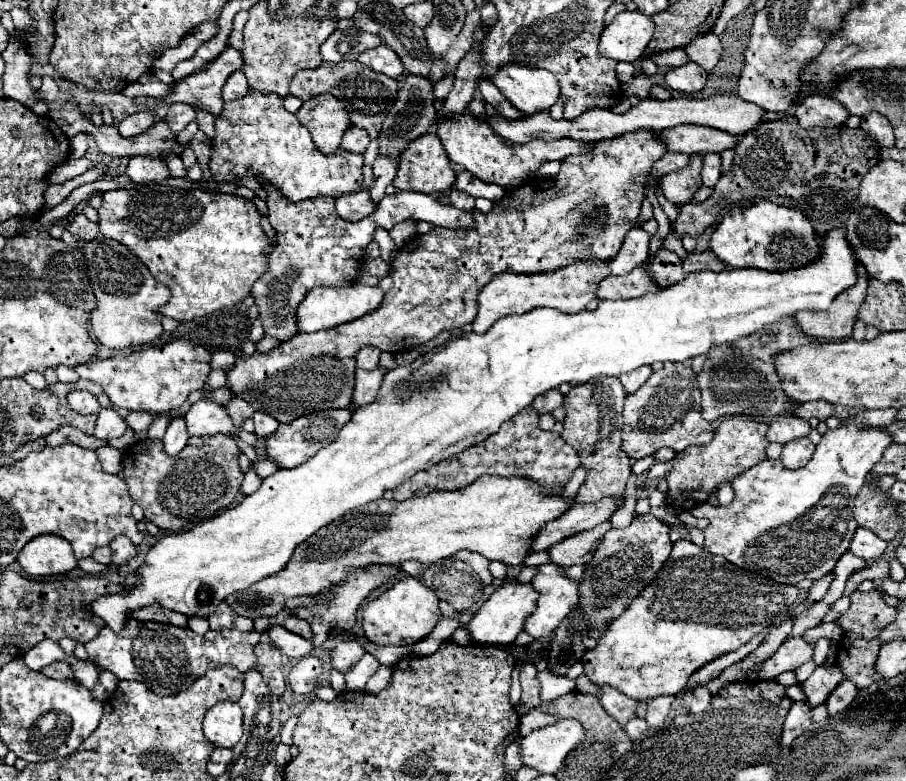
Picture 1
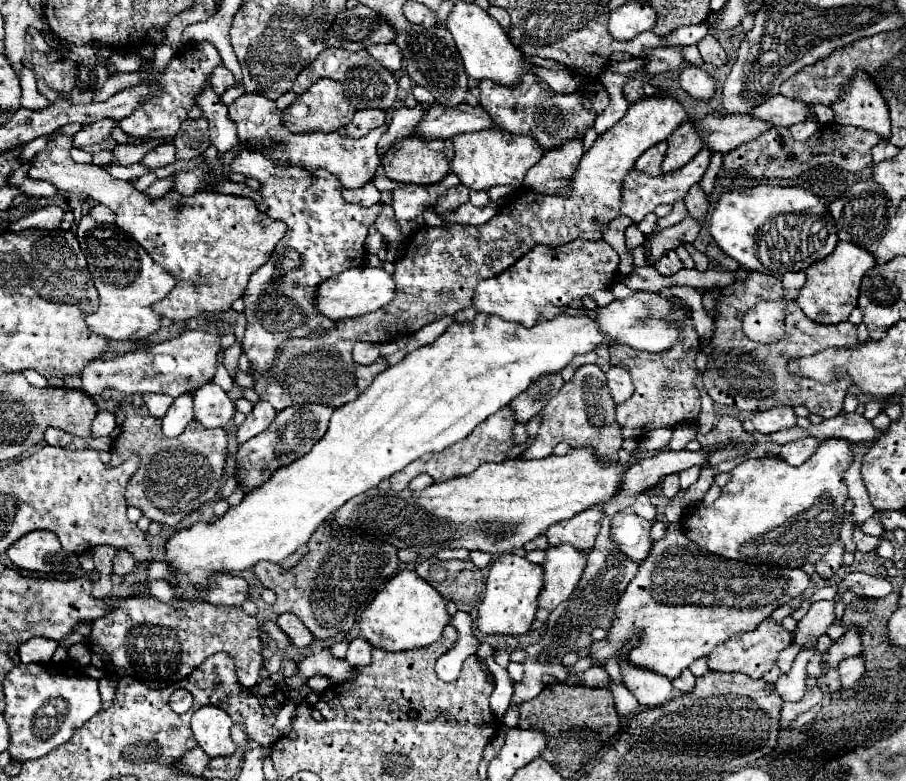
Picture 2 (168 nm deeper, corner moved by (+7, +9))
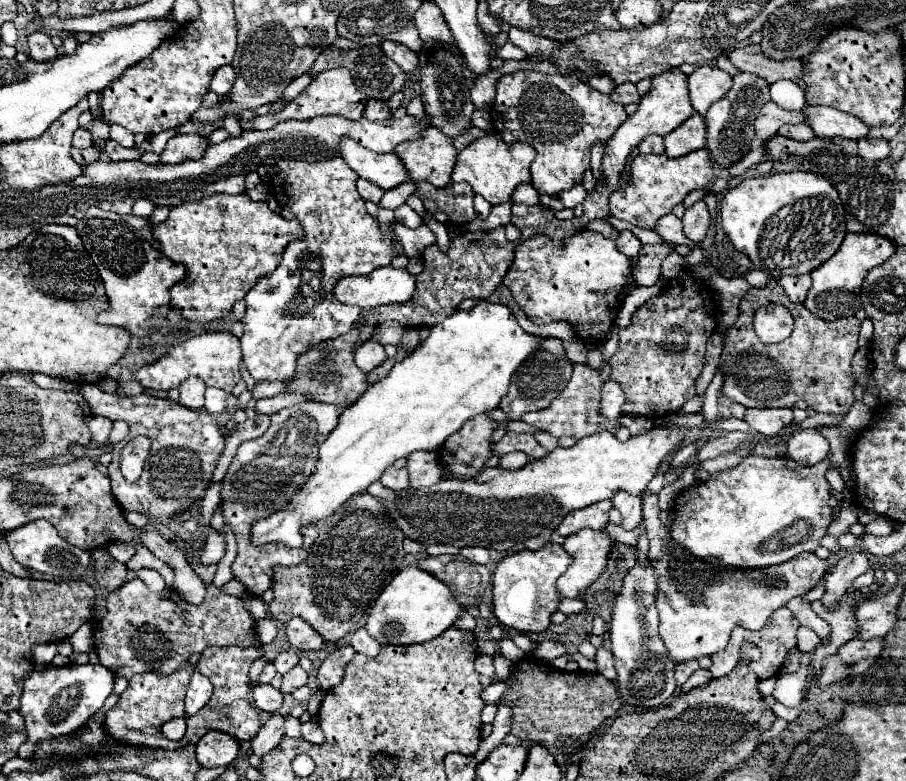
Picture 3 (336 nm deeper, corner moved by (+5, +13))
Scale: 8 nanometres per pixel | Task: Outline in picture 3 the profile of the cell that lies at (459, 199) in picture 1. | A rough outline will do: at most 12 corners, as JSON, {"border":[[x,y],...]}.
{"border":[[417,182],[415,196],[441,224],[475,218],[467,182],[435,188]]}

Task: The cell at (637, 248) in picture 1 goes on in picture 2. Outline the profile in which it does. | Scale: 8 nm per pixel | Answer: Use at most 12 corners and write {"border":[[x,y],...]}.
{"border":[[635,224],[625,230],[627,248],[633,250],[645,242],[643,234]]}

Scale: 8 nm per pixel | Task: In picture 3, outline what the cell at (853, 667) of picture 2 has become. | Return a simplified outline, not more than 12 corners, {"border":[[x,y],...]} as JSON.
{"border":[[883,638],[851,640],[839,648],[845,662],[875,658],[883,650]]}

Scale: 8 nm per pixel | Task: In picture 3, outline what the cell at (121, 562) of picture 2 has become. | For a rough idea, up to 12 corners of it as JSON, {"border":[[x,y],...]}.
{"border":[[103,548],[93,550],[95,580],[117,590],[127,566],[115,562]]}

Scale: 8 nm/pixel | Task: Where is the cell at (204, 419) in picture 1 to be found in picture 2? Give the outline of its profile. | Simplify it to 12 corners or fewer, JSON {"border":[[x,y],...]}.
{"border":[[213,382],[193,392],[193,420],[225,428],[235,406]]}

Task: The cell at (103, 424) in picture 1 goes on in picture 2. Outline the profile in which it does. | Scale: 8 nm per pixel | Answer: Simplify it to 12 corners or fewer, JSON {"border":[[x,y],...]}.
{"border":[[99,410],[91,436],[109,436],[117,426],[115,414]]}

